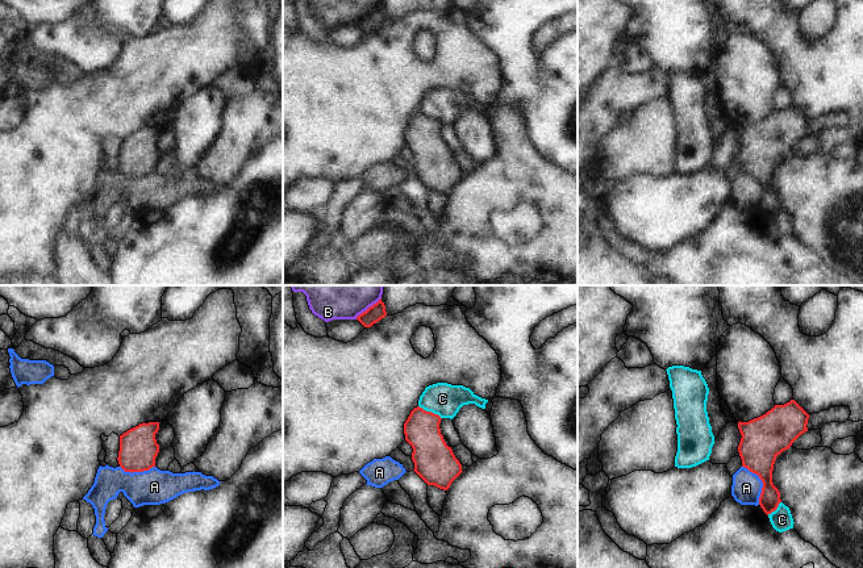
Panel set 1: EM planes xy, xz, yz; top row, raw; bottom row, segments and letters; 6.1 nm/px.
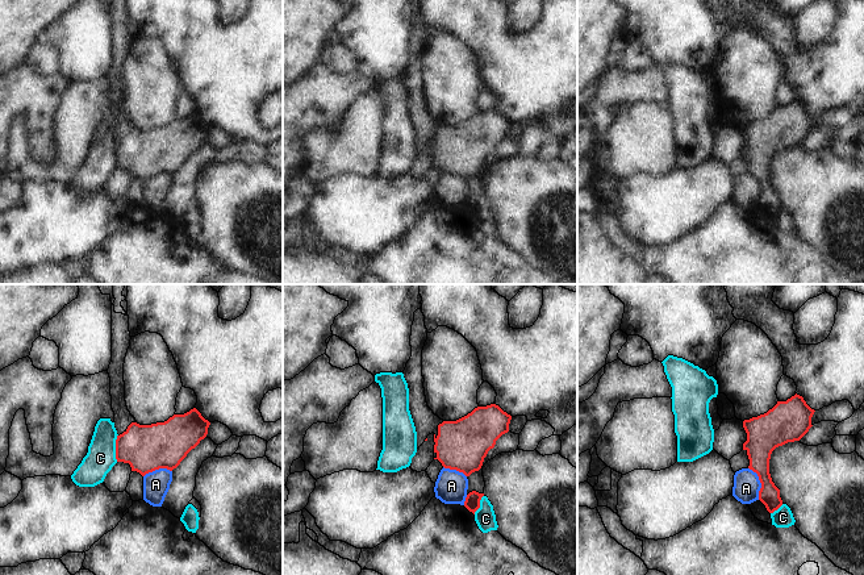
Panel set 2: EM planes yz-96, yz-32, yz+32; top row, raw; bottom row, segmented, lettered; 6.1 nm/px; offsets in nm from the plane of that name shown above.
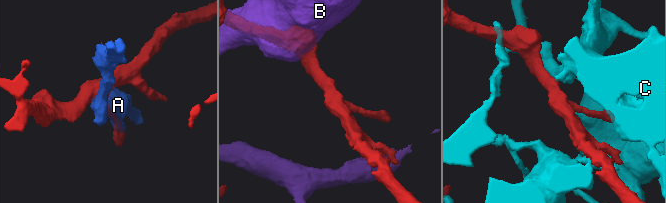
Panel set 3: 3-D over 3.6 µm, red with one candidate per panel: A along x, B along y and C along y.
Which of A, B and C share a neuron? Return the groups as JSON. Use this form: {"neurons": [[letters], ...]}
{"neurons": [["A"], ["B"], ["C"]]}

